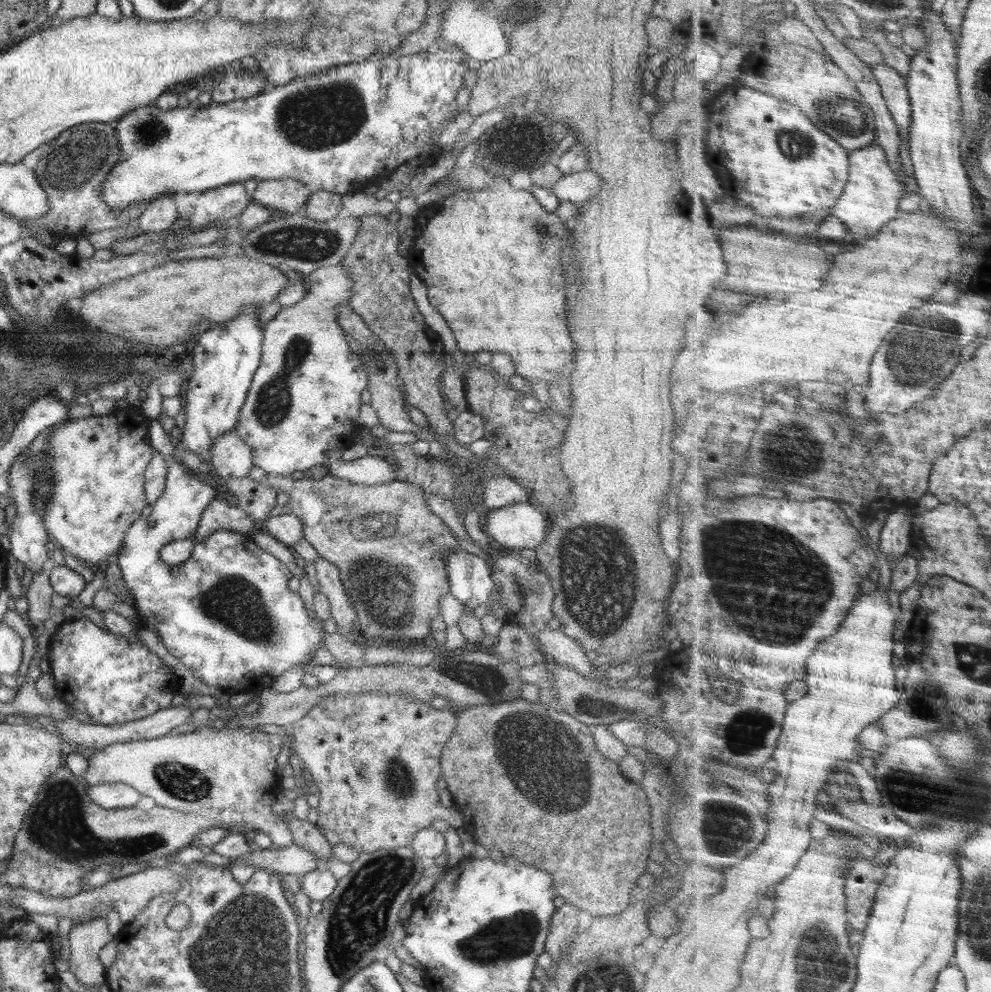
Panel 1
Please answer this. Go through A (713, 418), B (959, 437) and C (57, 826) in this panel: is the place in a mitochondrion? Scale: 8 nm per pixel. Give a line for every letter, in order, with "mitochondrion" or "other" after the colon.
A: other
B: other
C: mitochondrion

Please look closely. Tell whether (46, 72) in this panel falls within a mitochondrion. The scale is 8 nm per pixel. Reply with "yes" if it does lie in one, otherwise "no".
no

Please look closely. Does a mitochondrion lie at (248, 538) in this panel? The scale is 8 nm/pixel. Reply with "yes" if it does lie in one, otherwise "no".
no

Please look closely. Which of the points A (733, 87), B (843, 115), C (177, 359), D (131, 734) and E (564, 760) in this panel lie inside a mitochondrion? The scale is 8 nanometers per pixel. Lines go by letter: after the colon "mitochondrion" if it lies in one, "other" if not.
A: other
B: mitochondrion
C: other
D: other
E: mitochondrion

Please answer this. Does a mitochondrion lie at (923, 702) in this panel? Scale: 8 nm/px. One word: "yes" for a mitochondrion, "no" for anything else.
yes

